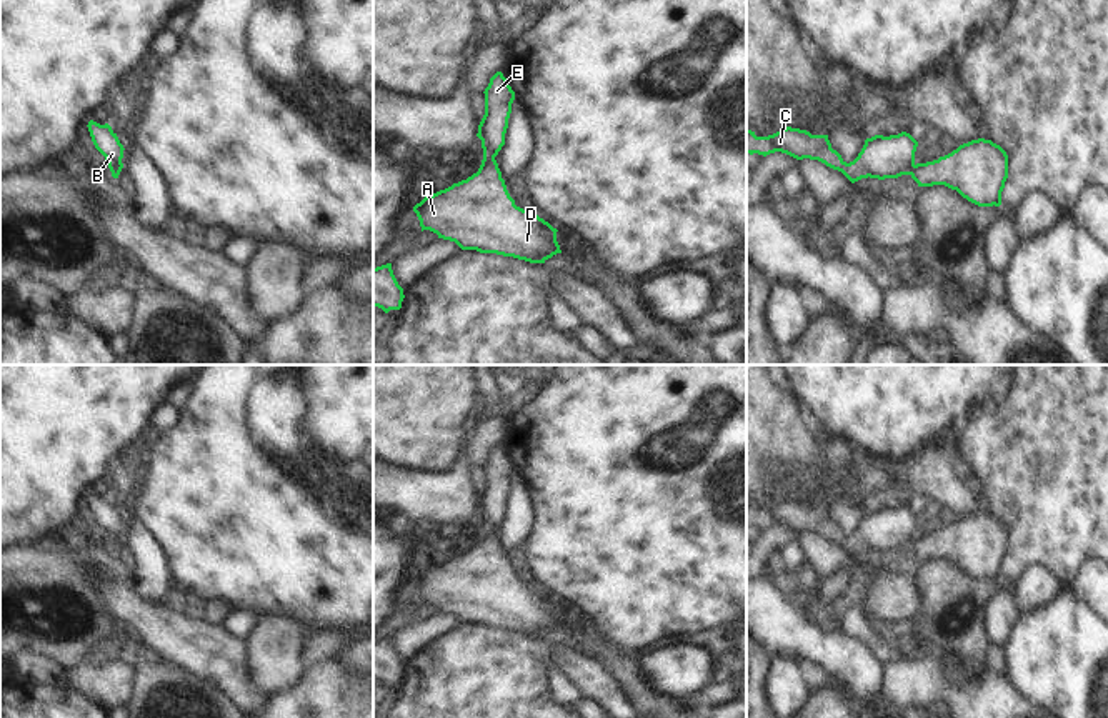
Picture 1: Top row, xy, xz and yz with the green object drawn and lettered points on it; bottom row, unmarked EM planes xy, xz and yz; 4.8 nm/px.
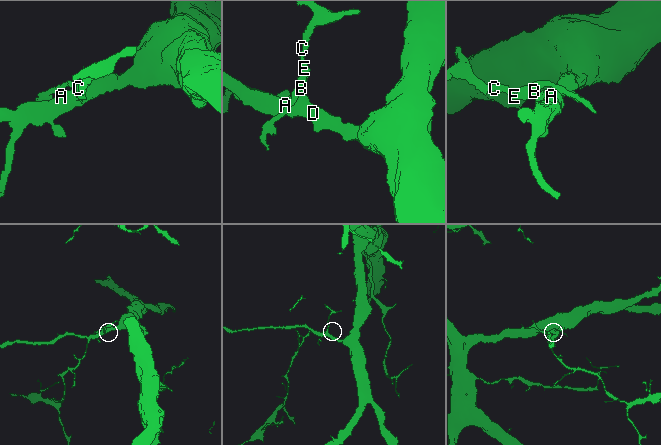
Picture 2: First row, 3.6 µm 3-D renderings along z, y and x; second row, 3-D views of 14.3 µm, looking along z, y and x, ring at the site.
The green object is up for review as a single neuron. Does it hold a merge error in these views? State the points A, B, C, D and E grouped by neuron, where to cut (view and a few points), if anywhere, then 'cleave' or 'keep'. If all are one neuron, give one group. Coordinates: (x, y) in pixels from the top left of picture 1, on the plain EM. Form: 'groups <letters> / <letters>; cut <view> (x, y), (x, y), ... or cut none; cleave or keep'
groups A D / B C E; cut xz (494, 530), (484, 533); cleave

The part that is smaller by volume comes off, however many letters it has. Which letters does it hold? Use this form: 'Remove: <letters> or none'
Remove: B, C, E

